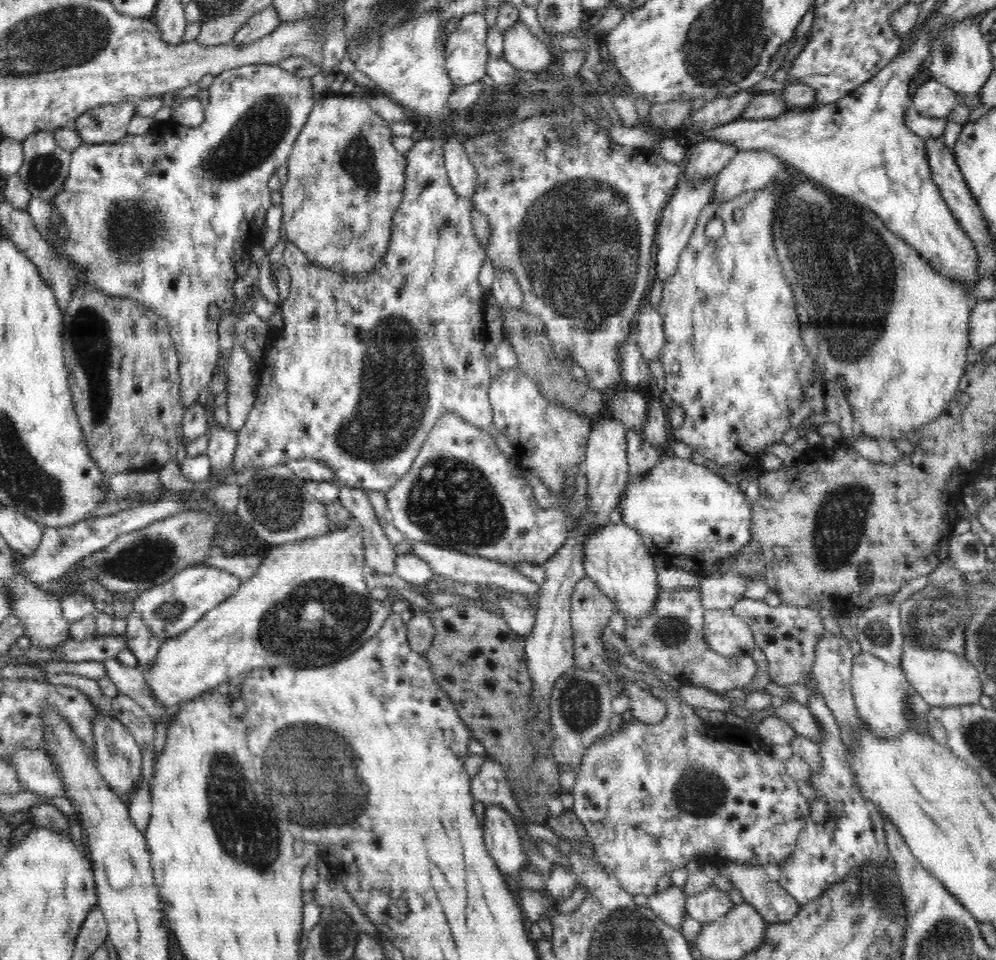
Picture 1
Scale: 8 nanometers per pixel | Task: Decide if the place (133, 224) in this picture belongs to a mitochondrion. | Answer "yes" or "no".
yes

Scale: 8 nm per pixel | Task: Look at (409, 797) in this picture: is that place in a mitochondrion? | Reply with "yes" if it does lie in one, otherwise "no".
no

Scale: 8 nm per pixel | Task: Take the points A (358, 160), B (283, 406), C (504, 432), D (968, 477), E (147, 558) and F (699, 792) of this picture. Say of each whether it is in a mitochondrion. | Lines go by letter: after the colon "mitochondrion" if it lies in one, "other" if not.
A: mitochondrion
B: other
C: other
D: other
E: mitochondrion
F: mitochondrion

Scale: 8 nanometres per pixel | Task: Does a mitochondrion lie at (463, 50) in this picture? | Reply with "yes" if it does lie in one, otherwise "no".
no

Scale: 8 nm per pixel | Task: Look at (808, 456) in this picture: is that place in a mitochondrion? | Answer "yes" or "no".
no

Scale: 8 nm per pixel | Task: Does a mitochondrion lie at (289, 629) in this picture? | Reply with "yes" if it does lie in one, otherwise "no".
yes

